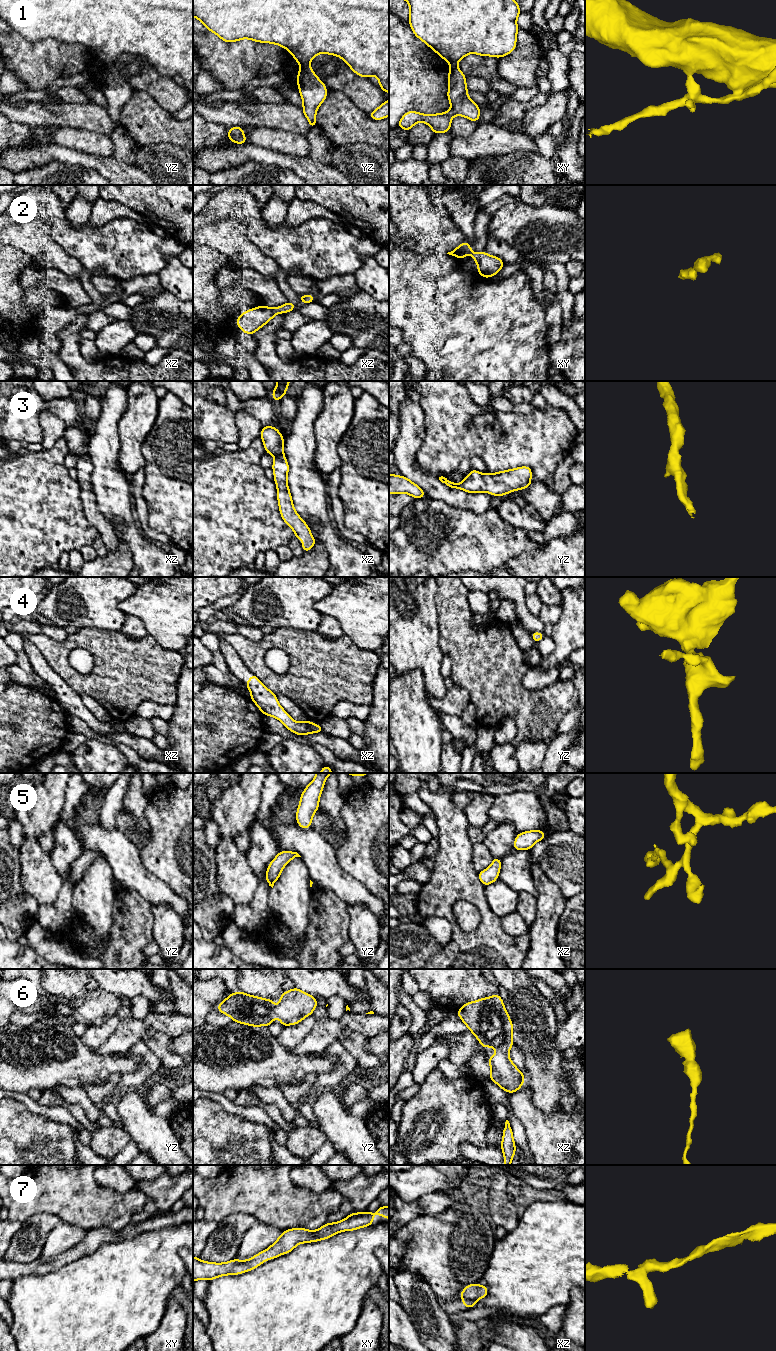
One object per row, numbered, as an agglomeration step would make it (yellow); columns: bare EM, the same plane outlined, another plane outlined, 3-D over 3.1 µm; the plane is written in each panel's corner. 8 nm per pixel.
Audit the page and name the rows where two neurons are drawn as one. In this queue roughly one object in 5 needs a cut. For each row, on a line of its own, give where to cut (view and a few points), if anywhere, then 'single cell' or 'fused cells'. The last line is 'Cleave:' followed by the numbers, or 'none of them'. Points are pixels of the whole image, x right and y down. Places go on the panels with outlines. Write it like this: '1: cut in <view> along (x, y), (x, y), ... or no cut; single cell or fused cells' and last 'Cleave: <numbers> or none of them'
1: cut in yz along (307, 63), (300, 66); fused cells
2: no cut; single cell
3: no cut; single cell
4: no cut; single cell
5: no cut; single cell
6: no cut; single cell
7: no cut; single cell
Cleave: 1

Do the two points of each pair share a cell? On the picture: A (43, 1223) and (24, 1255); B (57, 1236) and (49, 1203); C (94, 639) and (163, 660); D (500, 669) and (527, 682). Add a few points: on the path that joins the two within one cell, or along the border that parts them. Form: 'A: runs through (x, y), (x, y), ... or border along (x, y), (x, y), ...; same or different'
A: runs through (35, 1231), (24, 1247); same
B: border along (60, 1219), (82, 1228); different
C: runs through (111, 650), (120, 659), (146, 660); same
D: border along (528, 667), (522, 684), (528, 689), (545, 686); different

